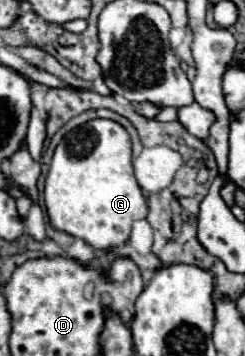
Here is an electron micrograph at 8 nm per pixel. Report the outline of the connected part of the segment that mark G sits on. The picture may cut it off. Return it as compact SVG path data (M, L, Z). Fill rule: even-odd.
M97 118L67 132L55 148L55 156L45 180L45 206L51 226L85 240L89 246L97 250L107 250L125 244L133 222L147 216L147 202L133 174L131 140L127 130L113 120Z

